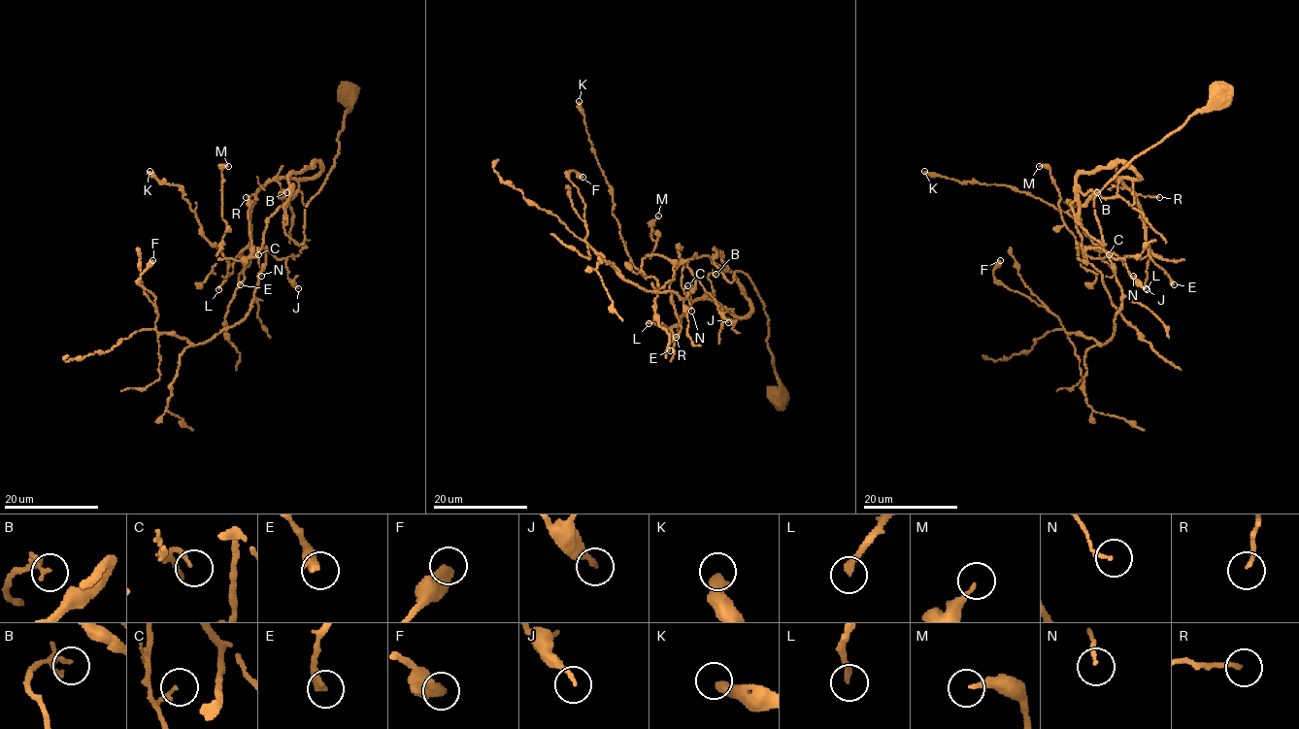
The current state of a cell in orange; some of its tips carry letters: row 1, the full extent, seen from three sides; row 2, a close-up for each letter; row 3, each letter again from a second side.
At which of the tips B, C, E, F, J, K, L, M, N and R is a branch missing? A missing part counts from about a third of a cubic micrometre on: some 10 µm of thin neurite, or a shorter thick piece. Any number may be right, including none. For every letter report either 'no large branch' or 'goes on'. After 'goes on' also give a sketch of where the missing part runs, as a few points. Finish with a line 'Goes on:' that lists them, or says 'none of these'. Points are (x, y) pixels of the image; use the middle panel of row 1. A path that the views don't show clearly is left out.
B: no large branch
C: no large branch
E: no large branch
F: no large branch
J: no large branch
K: no large branch
L: no large branch
M: no large branch
N: no large branch
R: no large branch
Goes on: none of these

